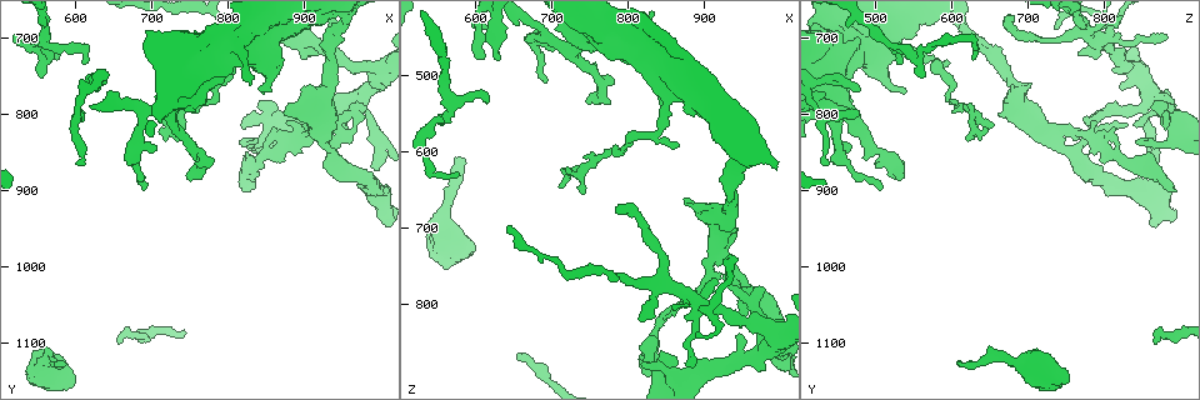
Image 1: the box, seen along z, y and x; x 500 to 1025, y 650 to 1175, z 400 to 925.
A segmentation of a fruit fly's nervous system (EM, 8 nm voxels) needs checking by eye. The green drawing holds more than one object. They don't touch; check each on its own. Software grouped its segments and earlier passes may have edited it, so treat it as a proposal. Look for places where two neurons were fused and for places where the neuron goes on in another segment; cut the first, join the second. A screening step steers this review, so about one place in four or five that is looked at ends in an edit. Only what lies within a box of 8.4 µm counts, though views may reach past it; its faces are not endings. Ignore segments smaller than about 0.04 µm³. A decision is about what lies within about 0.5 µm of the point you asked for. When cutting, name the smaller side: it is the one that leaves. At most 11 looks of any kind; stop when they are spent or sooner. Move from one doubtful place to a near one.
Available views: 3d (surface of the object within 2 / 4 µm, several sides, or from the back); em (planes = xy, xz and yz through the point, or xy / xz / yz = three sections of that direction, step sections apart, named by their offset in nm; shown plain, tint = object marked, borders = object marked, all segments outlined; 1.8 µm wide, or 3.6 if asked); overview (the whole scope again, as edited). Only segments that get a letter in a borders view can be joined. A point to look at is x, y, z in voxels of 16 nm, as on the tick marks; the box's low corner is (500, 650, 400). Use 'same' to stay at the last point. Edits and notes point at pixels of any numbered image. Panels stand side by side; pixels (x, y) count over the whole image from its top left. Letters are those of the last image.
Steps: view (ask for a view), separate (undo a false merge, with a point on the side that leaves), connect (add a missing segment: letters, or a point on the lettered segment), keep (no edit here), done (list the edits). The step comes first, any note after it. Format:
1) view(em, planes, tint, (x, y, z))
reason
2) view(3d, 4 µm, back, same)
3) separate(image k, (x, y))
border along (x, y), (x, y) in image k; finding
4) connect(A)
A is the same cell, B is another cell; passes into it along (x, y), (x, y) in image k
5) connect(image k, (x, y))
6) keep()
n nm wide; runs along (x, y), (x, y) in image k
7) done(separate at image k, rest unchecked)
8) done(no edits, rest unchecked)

view(em, yz, step 4, borders, (735, 810, 655))
an open end

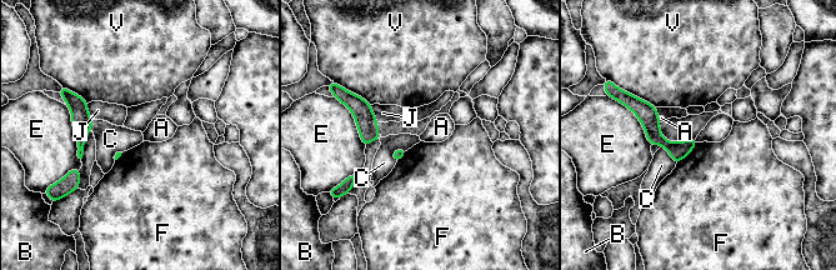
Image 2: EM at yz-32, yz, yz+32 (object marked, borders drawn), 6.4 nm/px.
keep()
E touches over 380 nm; A, B, C, E, F, J and V are other cells; none of them fits

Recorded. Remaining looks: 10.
view(em, xz, step 8, tint, (860, 695, 515))
four or more arms meet

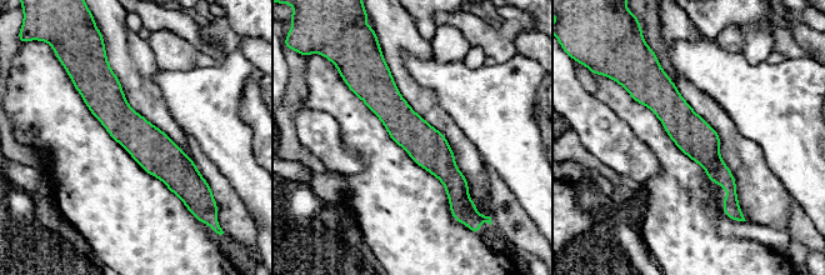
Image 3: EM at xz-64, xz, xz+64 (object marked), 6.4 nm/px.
view(em, planes, borders, same)
cut it another way

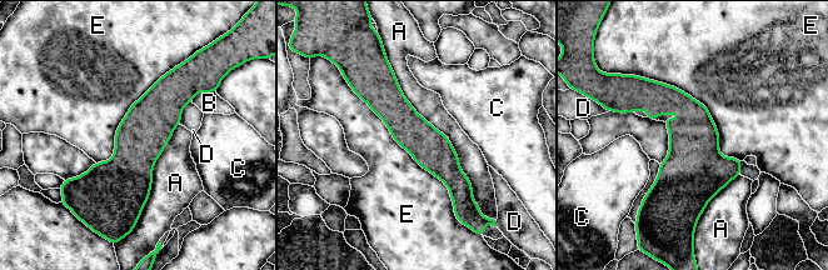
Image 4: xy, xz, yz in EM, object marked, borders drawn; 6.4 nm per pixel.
keep()
A, B, C, D and E are other cells; border along (349, 85), (445, 185), (457, 218) in image 4; continuous, no second neuron

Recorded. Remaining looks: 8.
view(em, planes, borders, (905, 700, 800))
four or more arms meet

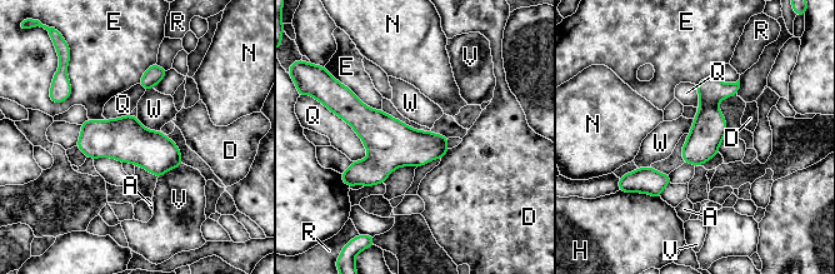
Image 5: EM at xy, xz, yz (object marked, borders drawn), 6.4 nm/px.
keep()
Q touches over 380 nm; A, D, E, H, N, Q, R, V and W are other cells; runs along (736, 85), (709, 105), (709, 130), (688, 159) in image 5; one neuron here

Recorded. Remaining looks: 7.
view(3d, 4 µm, (975, 780, 860))
branch point

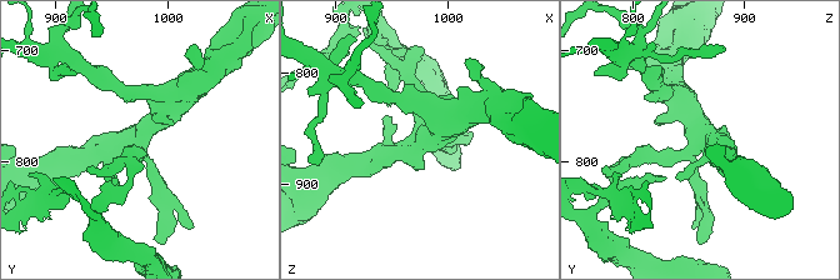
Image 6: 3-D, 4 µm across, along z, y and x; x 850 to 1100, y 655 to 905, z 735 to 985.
view(em, planes, borders, (978, 778, 856))
need the tissue

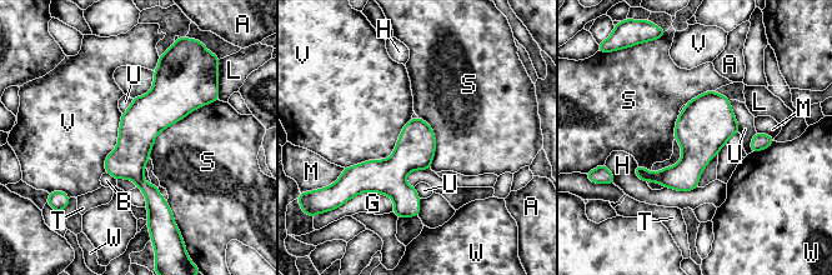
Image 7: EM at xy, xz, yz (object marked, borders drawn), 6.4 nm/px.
keep()
S touches over 550 nm; A, B, G, H, L, M, S, T, U, V and W are other cells; border along (215, 100), (166, 126), (149, 158) in image 7; one neuron here

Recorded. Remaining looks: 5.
done(no edits, rest unchecked)

